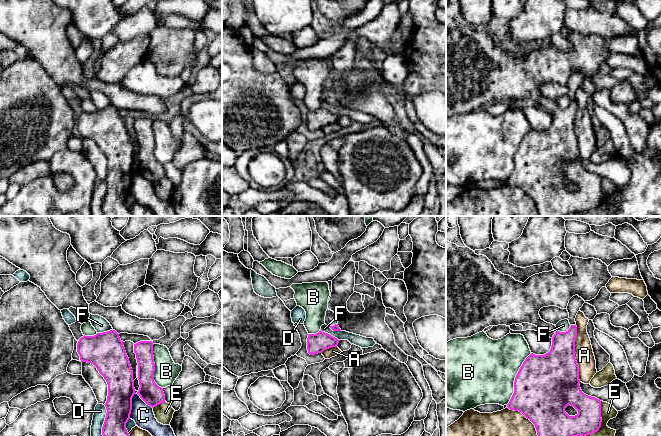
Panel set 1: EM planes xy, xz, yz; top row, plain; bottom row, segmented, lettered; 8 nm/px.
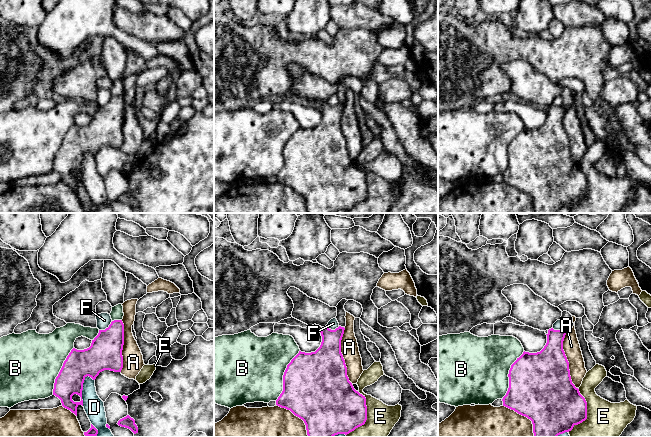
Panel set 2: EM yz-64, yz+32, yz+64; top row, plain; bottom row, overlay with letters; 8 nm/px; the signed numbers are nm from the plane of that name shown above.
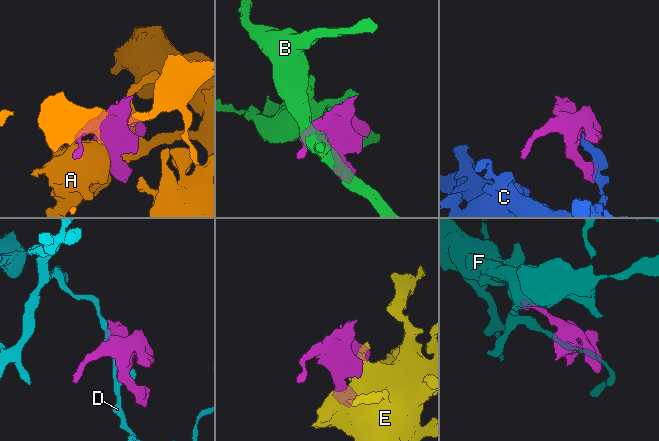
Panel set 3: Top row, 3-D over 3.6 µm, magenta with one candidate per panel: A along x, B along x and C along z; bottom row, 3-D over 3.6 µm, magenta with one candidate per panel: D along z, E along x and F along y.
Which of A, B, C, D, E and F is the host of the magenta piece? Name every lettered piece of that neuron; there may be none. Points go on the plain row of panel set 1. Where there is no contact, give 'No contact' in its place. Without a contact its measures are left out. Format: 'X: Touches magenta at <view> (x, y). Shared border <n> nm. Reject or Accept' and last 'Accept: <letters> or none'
A: Touches magenta at yz (574, 129). Shared border 460 nm. Reject
B: Touches magenta at yz (515, 155). Shared border 460 nm. Reject
C: Touches magenta at xy (131, 182). Shared border 220 nm. Reject
D: Touches magenta at xy (104, 198). Shared border 280 nm. Reject
E: Touches magenta at yz (600, 199). Shared border 320 nm. Reject
F: Touches magenta at xz (329, 110). Shared border 180 nm. Reject
Accept: none

